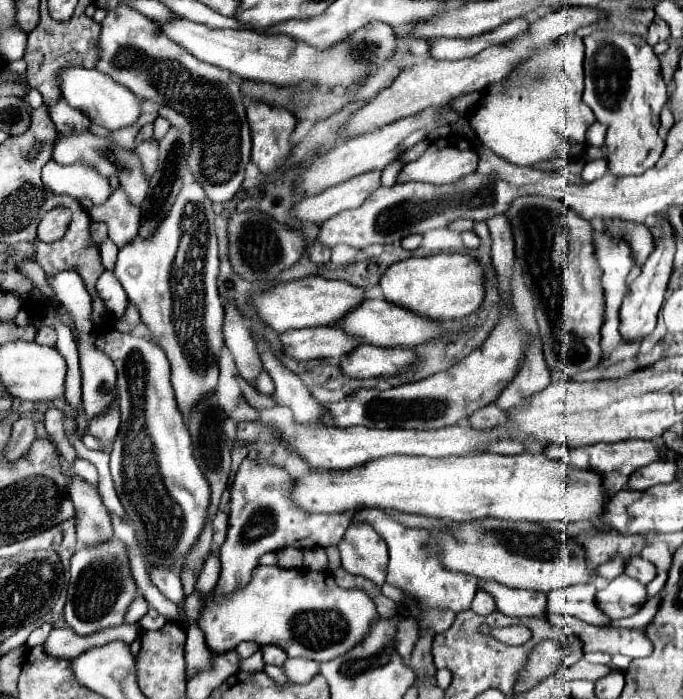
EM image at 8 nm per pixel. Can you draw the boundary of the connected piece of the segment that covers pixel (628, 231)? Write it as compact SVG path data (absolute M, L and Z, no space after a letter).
M603 219L601 229L611 233L613 237L619 237L631 245L631 257L637 267L647 261L651 249L655 249L653 233L647 225L633 223L633 221L623 221L623 219Z

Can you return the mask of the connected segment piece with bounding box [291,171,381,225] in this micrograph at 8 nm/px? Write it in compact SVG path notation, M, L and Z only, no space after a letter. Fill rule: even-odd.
M379 171L363 173L347 183L327 189L325 193L319 193L315 197L305 197L293 205L291 217L303 223L321 225L323 221L331 219L333 215L345 209L359 207L367 199L367 195L371 195L379 187L379 177L381 177Z

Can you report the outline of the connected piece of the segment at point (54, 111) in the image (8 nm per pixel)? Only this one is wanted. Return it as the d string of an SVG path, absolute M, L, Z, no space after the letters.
M63 97L49 105L49 115L51 115L51 121L55 123L57 131L65 131L67 129L87 129L89 127L89 117L83 115L81 109L73 109Z

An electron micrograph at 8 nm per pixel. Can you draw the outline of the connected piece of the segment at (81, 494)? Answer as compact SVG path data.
M71 479L71 501L75 505L77 521L77 541L81 545L93 545L97 541L107 541L113 537L113 527L105 505L101 503L99 491L87 481Z

